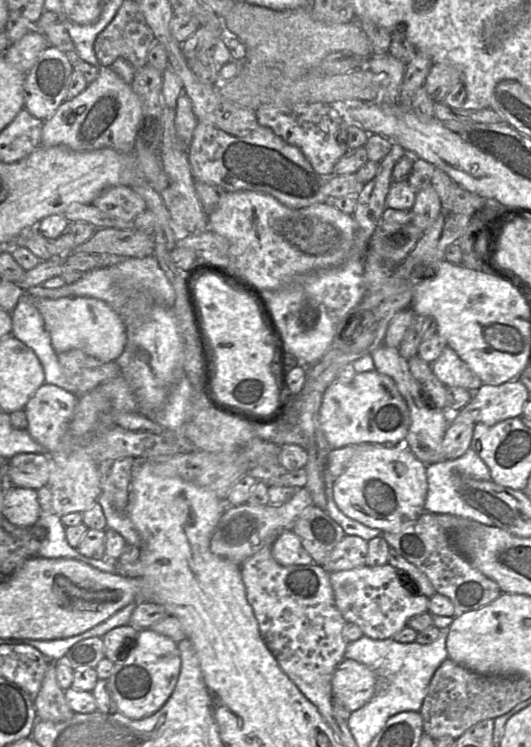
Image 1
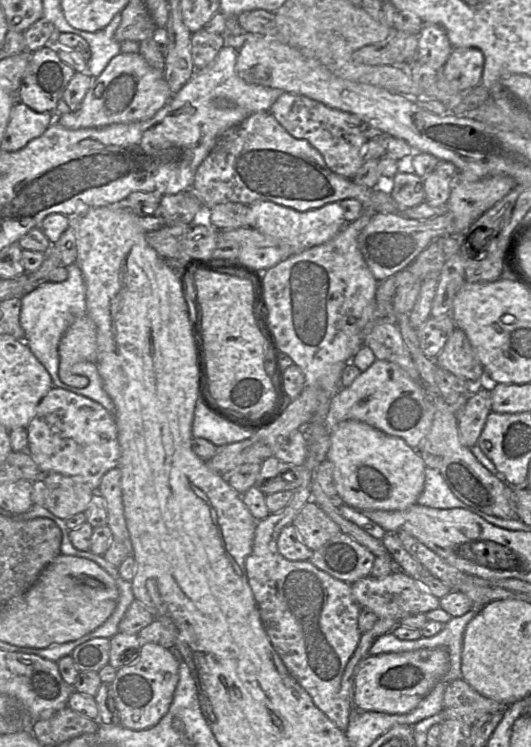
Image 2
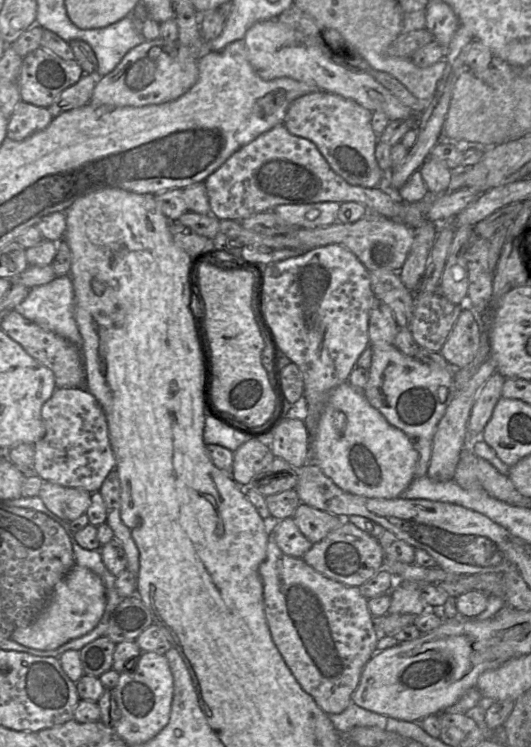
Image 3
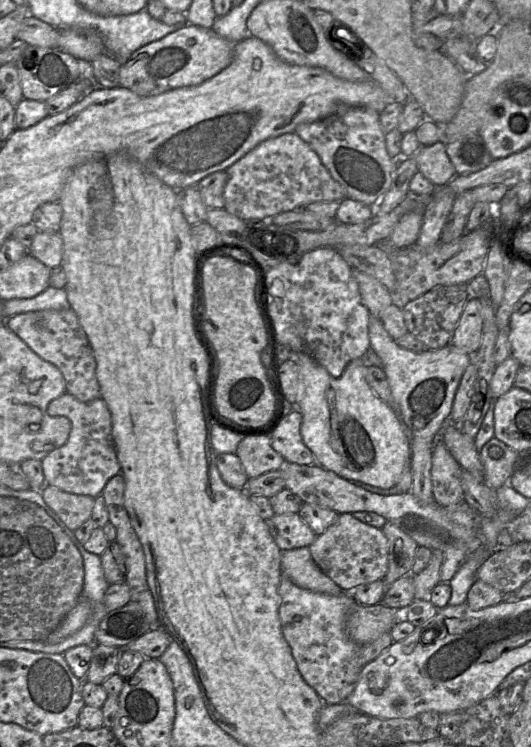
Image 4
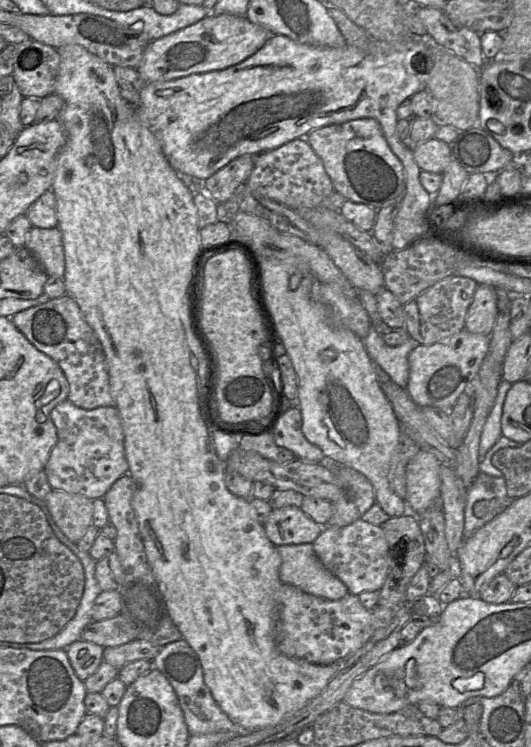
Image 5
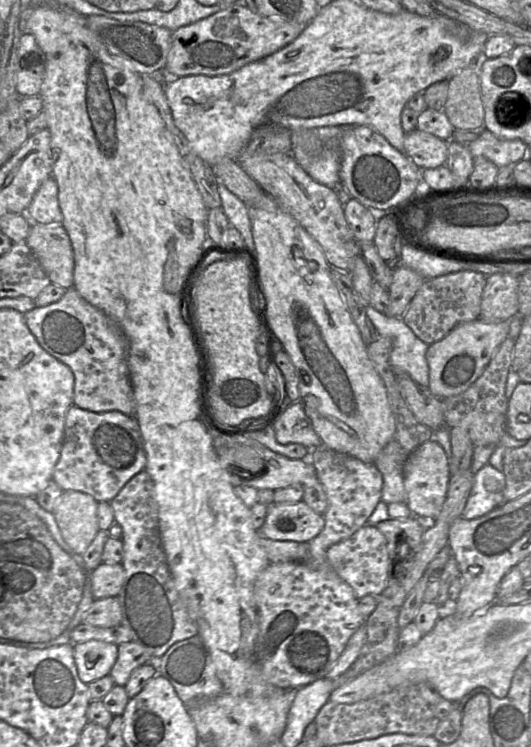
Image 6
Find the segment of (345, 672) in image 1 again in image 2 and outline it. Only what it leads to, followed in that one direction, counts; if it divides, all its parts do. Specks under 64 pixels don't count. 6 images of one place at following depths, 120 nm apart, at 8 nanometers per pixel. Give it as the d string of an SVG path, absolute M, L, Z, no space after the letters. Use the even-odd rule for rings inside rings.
M445 647L369 655L358 664L354 675L354 709L387 714L410 713L443 680L449 662Z

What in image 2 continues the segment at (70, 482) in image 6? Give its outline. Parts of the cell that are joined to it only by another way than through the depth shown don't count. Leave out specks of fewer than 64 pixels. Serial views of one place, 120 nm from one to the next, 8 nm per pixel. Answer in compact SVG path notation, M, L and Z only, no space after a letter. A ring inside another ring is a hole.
M53 386L37 405L27 431L26 450L43 475L56 472L79 476L97 492L103 475L118 467L121 448L114 415L83 395Z

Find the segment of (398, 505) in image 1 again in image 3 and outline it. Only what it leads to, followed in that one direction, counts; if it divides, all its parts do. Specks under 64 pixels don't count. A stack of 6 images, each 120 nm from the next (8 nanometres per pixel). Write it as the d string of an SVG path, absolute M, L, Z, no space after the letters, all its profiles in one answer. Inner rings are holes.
M348 382L339 385L331 392L310 439L311 456L312 461L342 490L355 495L385 499L400 497L415 478L418 460L418 454L408 436L391 425L368 402L362 390L351 386Z

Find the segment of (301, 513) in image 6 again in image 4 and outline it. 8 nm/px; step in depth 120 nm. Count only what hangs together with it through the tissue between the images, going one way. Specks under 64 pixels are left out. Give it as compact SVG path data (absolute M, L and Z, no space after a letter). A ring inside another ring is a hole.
M297 513L274 514L266 521L281 550L309 547L317 537Z

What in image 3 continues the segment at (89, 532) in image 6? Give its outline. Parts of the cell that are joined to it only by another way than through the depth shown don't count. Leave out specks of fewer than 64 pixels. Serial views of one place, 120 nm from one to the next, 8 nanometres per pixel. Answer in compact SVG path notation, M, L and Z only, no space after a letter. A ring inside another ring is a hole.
M44 481L39 496L47 509L70 522L86 514L91 505L91 493L82 488L64 487Z

